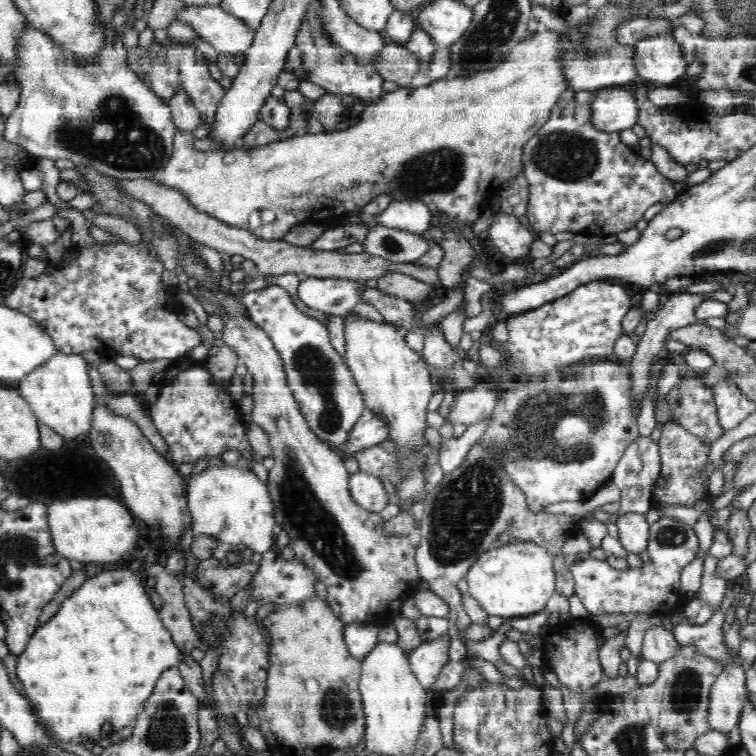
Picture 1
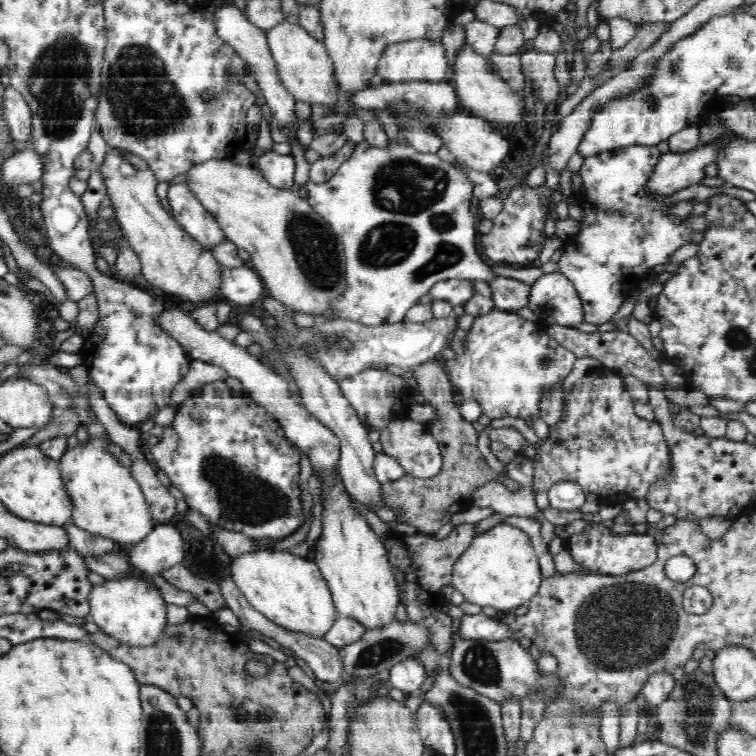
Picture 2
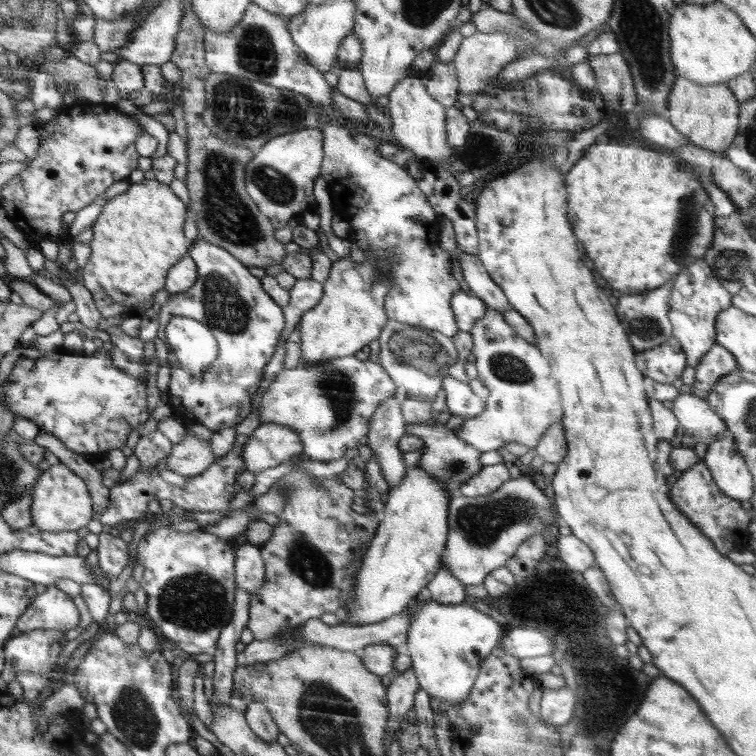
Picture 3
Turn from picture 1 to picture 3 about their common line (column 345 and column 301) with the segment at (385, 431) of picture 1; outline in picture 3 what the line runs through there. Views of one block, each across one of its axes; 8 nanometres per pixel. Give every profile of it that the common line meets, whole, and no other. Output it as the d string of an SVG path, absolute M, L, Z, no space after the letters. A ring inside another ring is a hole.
M262 424L258 425L251 434L249 434L248 441L244 443L242 449L242 458L244 458L244 468L250 474L260 474L268 468L274 468L279 464L288 464L293 458L301 457L302 442L298 438L296 432L280 426L278 424Z

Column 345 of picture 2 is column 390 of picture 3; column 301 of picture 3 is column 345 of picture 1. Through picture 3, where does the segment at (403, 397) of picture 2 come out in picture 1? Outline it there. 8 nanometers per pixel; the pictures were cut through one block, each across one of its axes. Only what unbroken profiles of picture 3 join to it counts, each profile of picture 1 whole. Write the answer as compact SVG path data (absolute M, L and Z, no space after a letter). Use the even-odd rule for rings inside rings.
M279 285L236 293L235 297L246 307L250 319L268 333L280 353L286 371L286 382L292 389L309 428L339 454L348 457L341 448L366 408L352 371L346 366L343 356L332 346L326 324L300 312L292 301L292 296Z

